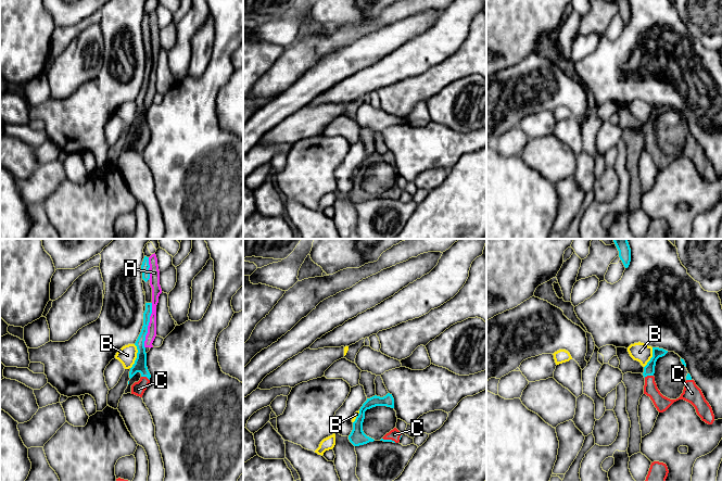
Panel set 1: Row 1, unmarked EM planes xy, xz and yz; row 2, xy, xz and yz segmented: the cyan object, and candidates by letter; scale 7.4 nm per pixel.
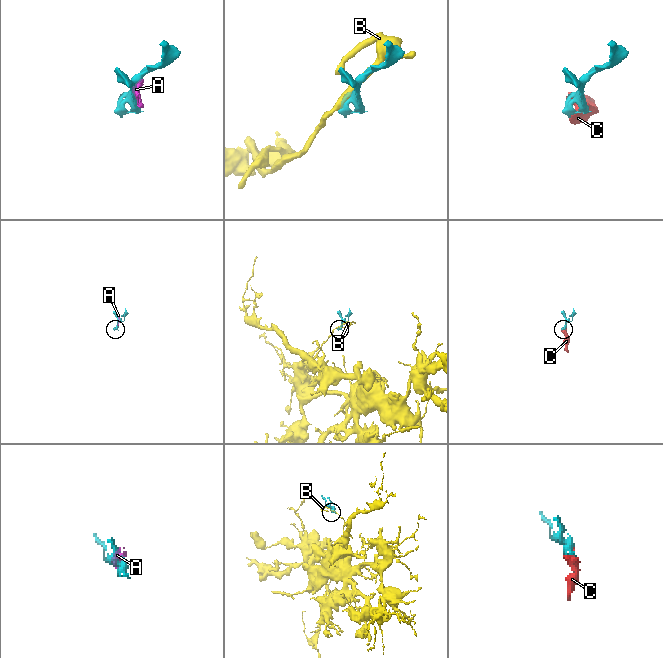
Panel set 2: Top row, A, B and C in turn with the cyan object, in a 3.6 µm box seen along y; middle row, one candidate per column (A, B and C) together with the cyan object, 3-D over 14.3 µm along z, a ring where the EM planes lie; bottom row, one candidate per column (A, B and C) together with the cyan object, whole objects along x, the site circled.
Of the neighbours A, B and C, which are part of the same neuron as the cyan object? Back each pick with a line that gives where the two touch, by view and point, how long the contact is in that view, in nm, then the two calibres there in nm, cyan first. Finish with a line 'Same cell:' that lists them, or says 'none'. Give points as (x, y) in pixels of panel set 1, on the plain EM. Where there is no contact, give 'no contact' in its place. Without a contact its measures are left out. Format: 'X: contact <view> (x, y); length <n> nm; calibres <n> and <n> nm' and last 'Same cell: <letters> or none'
C: contact yz (648, 131); length 70 nm; calibres 80 and 110 nm
Same cell: C

